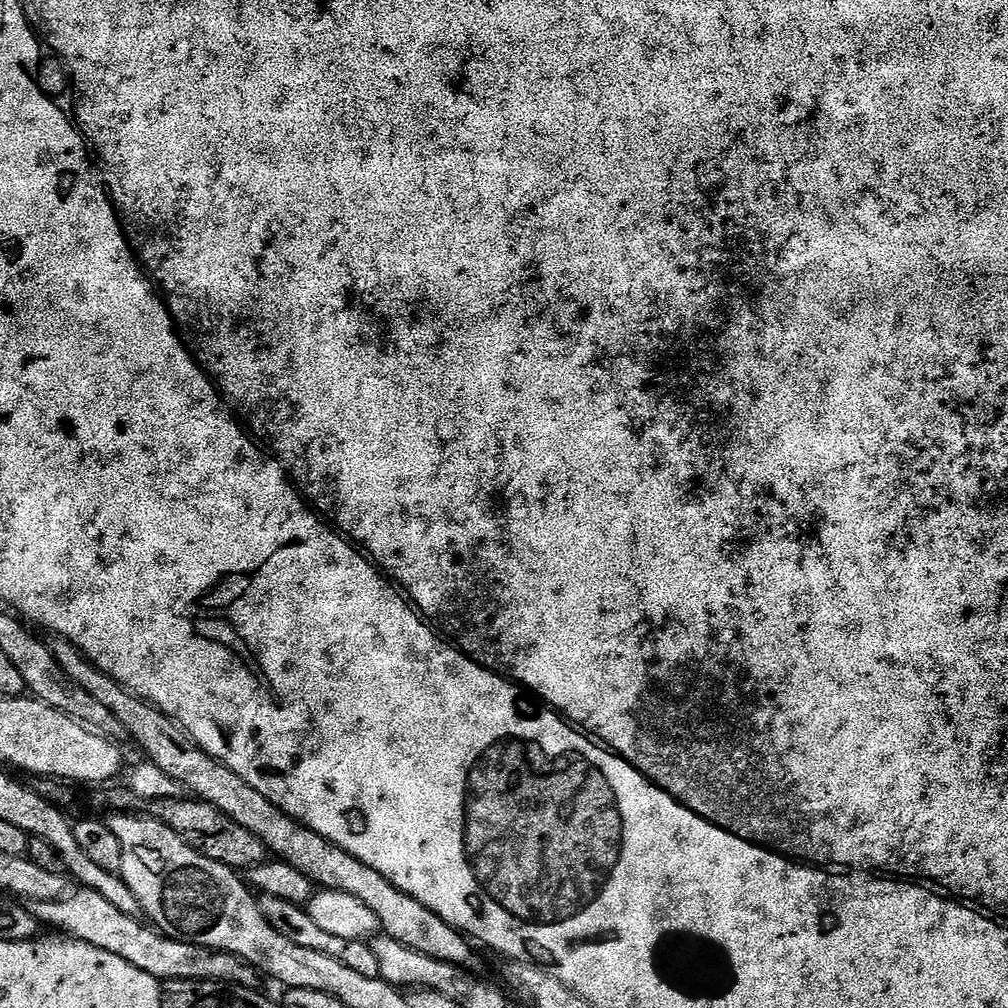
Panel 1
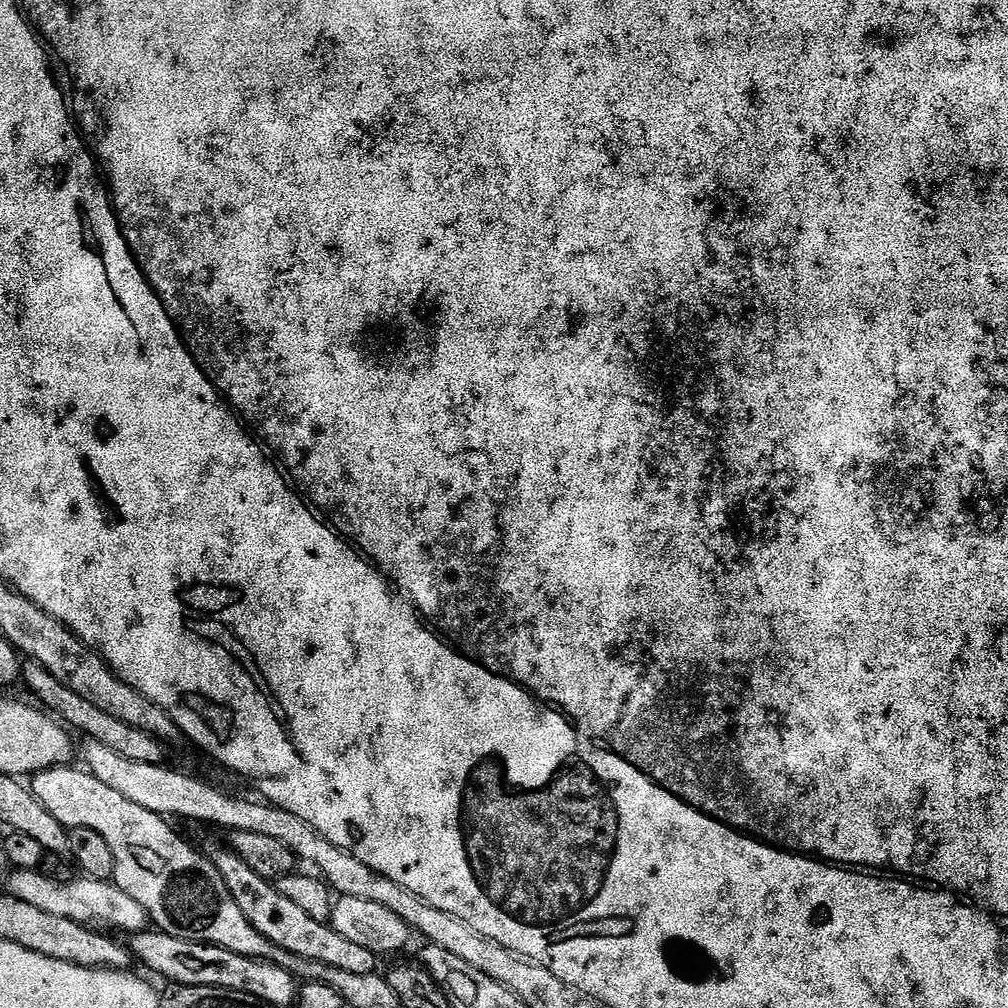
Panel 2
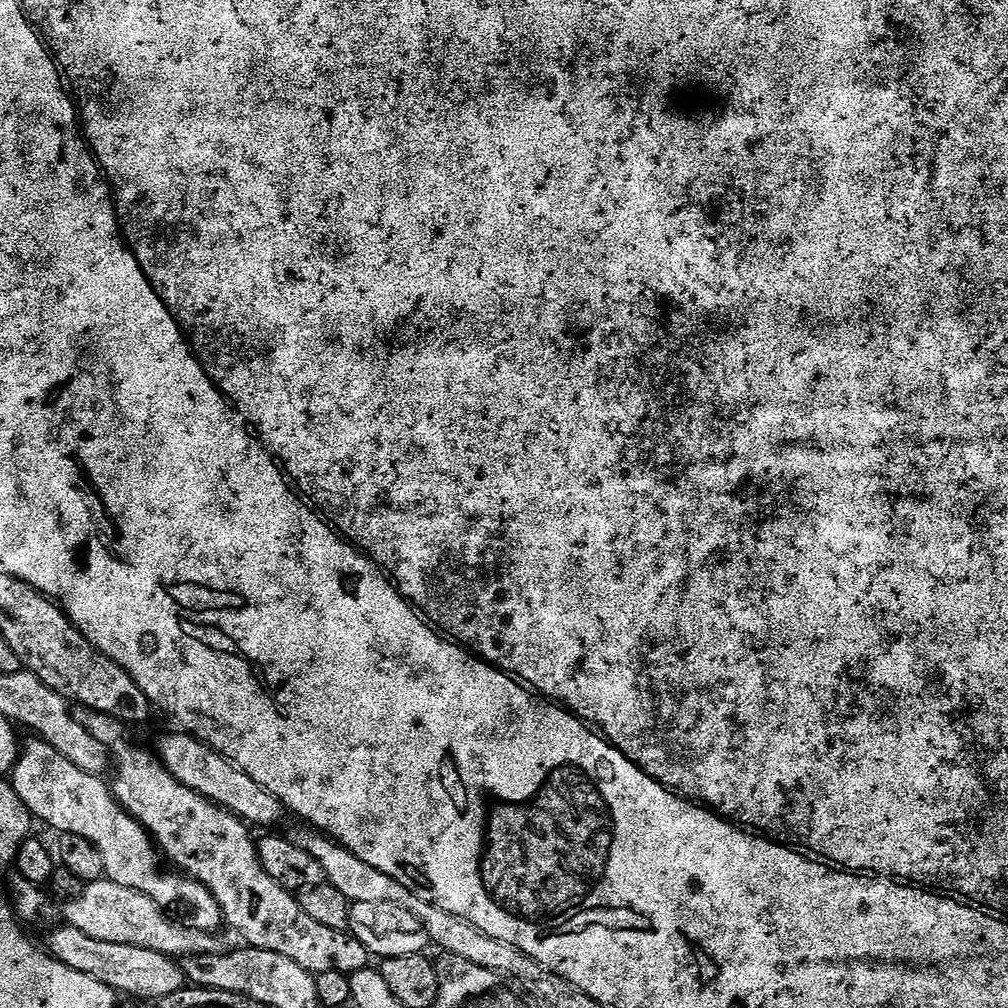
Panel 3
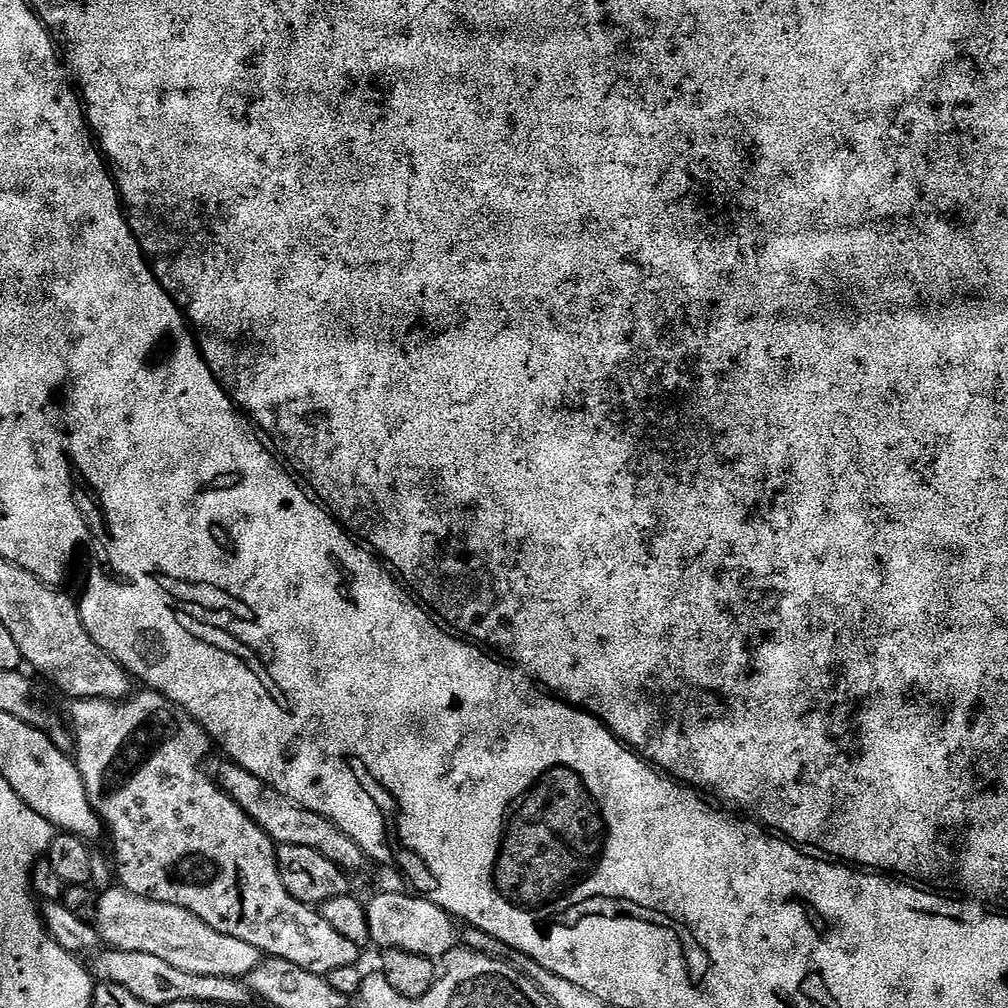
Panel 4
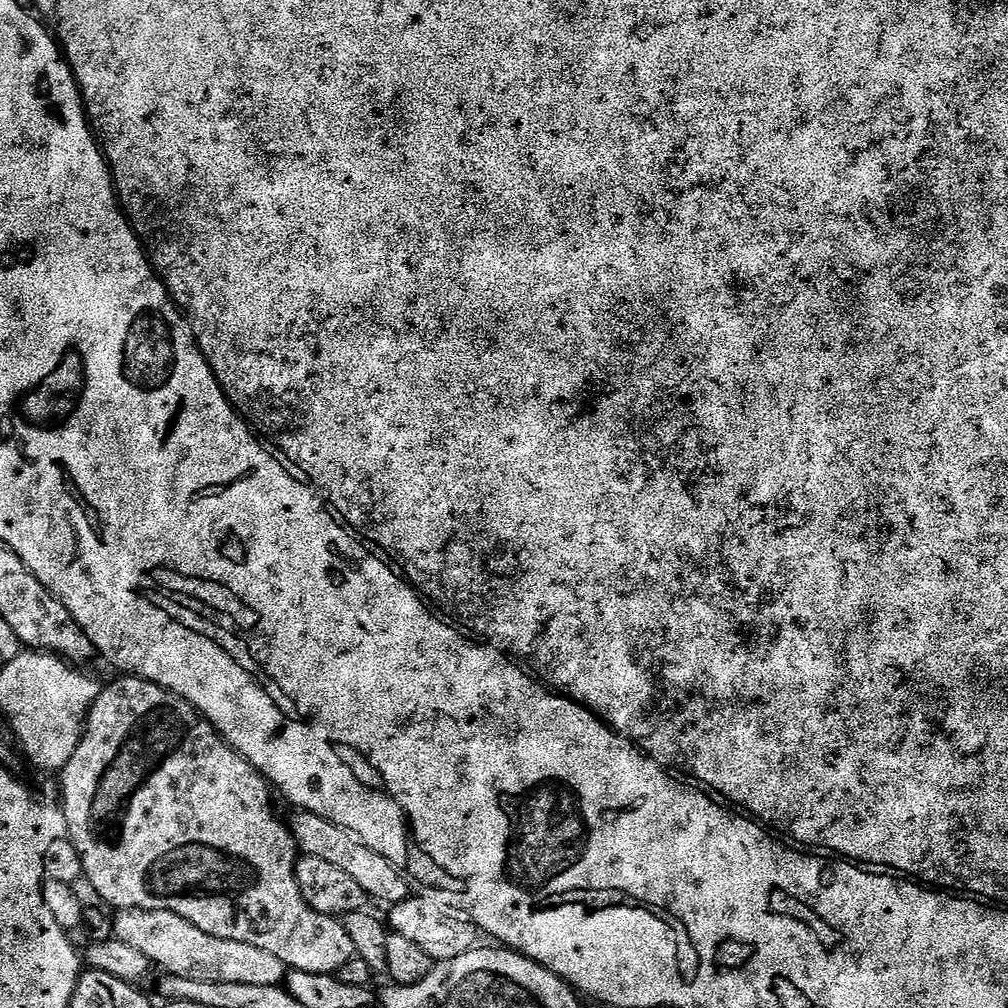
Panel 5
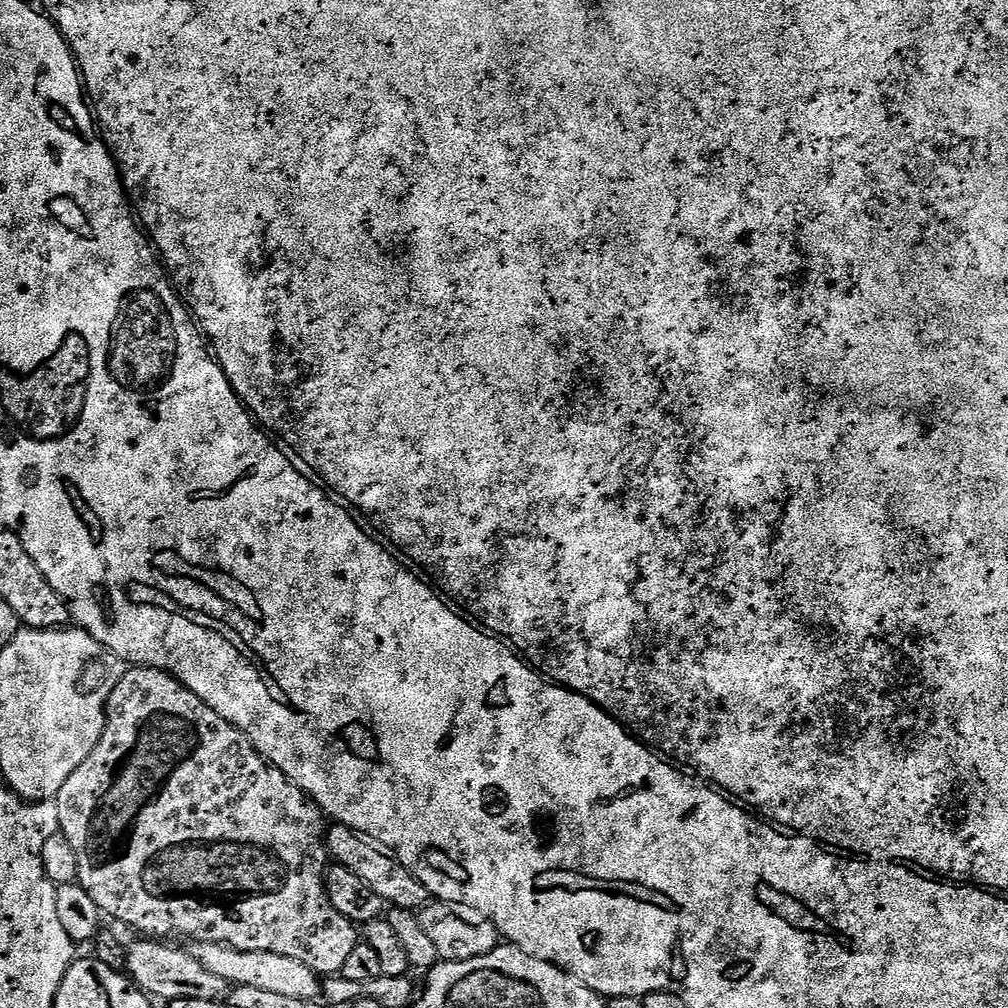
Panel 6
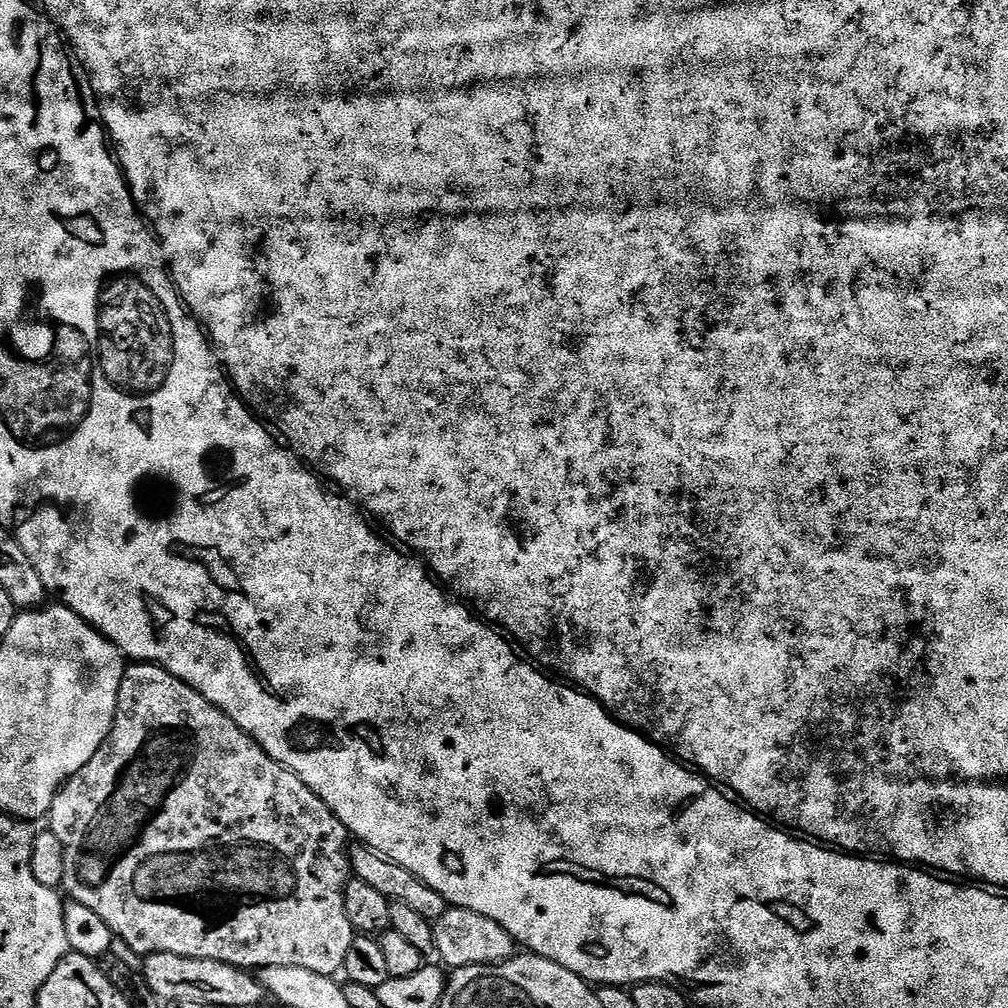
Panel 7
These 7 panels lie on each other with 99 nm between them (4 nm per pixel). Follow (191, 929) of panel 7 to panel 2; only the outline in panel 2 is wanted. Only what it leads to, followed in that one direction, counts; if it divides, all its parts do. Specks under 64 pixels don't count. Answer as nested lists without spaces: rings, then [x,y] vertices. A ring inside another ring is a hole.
[[[225,850],[225,852],[218,853],[214,856],[214,863],[222,874],[230,894],[234,894],[234,902],[238,902],[238,907],[253,924],[254,930],[264,935],[274,946],[300,959],[346,970],[351,974],[370,975],[377,971],[377,953],[366,950],[366,946],[358,946],[357,943],[342,937],[336,929],[332,928],[331,923],[314,922],[314,918],[310,918],[306,910],[294,906],[290,898],[282,898],[282,894],[273,881],[264,880],[258,874],[254,874],[254,870],[250,870],[250,866],[246,866],[246,862],[242,862],[236,852]]]

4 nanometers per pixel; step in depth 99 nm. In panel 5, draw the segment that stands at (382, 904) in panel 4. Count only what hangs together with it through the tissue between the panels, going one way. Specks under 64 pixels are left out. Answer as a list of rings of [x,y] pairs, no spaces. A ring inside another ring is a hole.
[[[435,894],[409,895],[408,899],[391,905],[389,912],[392,913],[386,916],[386,920],[391,931],[405,935],[410,942],[418,942],[433,962],[458,958],[458,954],[466,954],[477,947],[478,929],[472,915],[466,910],[458,910],[458,906],[450,906]]]

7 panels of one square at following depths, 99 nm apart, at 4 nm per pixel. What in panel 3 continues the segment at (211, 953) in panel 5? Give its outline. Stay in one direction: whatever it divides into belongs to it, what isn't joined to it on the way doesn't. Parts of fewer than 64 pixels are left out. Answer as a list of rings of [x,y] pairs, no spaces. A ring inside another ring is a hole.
[[[107,878],[85,883],[82,894],[63,905],[62,916],[67,923],[82,930],[82,934],[98,938],[98,942],[142,946],[146,950],[158,950],[173,958],[220,952],[222,948],[219,935],[187,928],[180,921],[173,920],[146,894],[130,886],[118,886],[118,882]]]

